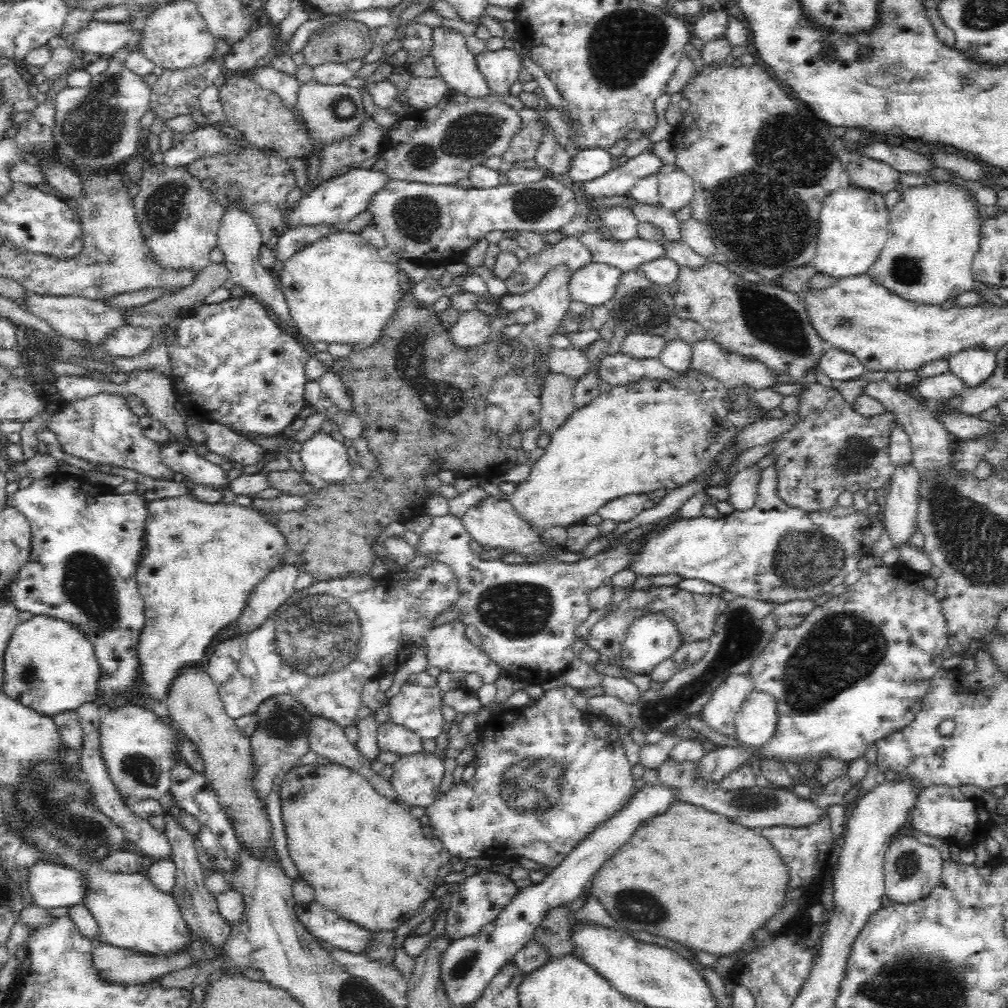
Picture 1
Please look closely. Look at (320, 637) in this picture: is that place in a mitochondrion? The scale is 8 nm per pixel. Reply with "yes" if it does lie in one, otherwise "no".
yes

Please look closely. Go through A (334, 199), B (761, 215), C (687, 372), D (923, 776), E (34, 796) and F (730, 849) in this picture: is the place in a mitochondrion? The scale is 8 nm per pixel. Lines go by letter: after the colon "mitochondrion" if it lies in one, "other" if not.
A: other
B: mitochondrion
C: other
D: other
E: mitochondrion
F: other

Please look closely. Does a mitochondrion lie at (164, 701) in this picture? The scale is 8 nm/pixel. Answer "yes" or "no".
no

